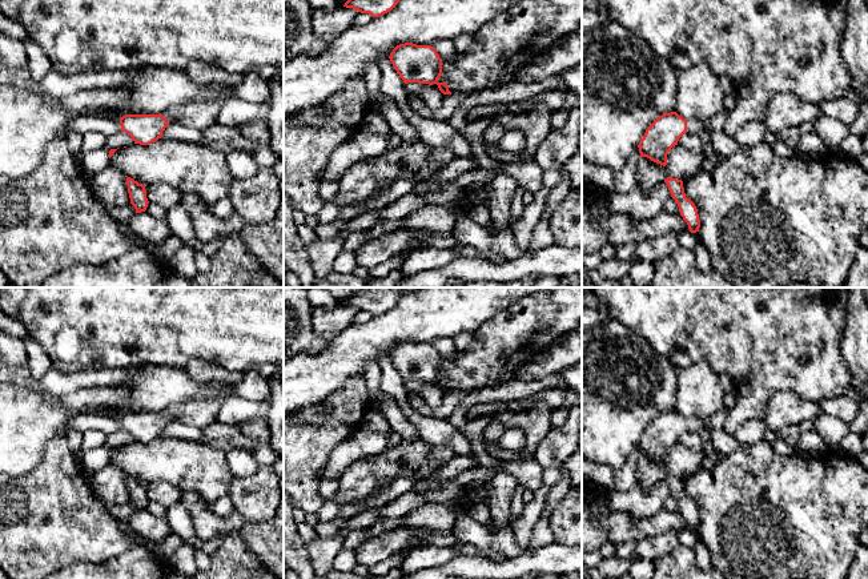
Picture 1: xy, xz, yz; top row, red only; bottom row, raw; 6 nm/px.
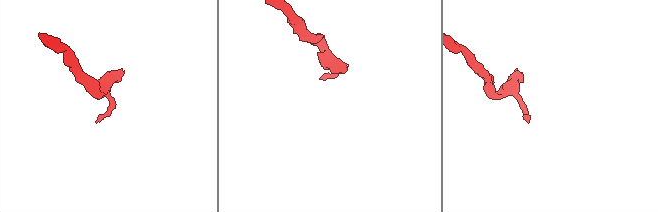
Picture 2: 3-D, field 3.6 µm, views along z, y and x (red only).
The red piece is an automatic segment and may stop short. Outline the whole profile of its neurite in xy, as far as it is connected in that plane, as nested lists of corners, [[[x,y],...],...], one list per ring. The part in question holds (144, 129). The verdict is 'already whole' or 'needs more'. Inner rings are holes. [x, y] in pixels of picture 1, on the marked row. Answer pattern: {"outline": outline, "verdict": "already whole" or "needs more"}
{"outline": [[[214,83],[217,91],[213,100],[200,100],[174,105],[158,114],[125,114],[120,118],[121,130],[128,133],[134,144],[149,145],[162,137],[169,122],[204,130],[217,121],[222,105],[236,96],[236,87]]], "verdict": "needs more"}

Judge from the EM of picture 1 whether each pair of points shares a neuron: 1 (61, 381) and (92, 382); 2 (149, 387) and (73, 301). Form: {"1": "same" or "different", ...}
{"1": "same", "2": "different"}

